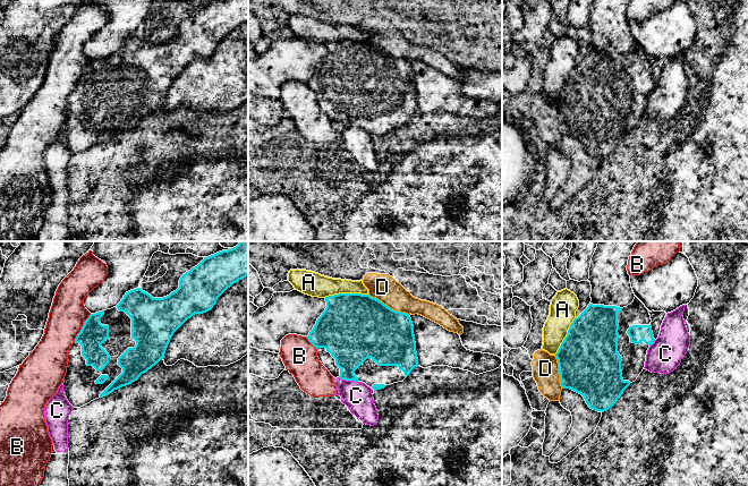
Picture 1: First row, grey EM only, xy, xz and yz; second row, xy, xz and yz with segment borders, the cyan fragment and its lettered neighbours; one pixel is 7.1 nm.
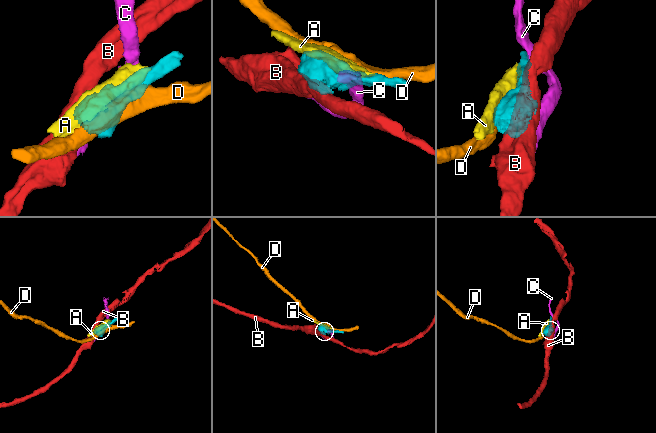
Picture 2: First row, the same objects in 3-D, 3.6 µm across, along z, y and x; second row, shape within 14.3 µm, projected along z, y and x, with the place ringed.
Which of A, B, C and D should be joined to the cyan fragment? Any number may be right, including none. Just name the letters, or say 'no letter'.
no letter

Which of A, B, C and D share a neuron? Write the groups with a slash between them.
A / B / C / D

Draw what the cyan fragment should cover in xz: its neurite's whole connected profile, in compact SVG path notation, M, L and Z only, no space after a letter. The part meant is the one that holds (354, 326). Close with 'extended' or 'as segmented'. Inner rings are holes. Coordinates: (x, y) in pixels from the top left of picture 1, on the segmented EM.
M339 293L325 297L326 308L307 339L317 349L322 365L337 378L363 382L373 390L402 382L418 366L414 325L408 314L396 312L369 295Z; extended

